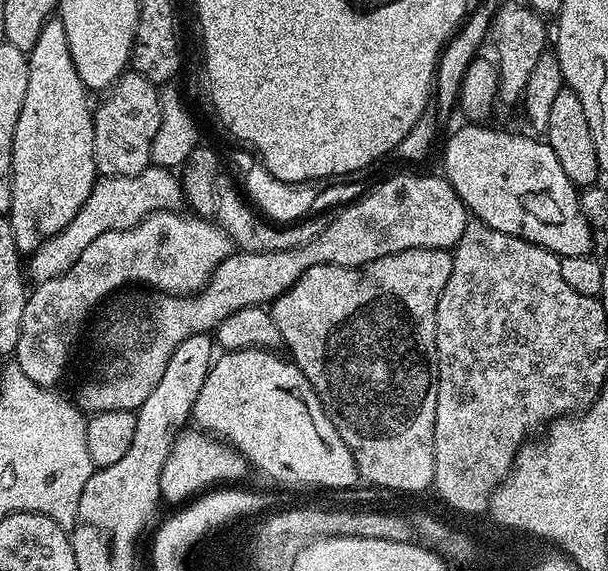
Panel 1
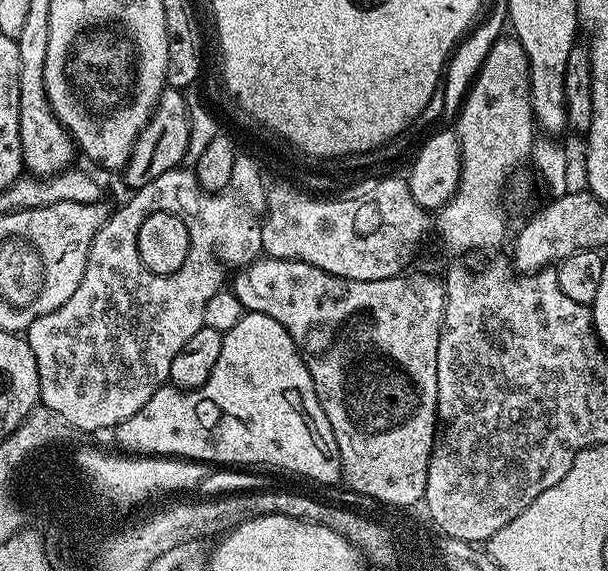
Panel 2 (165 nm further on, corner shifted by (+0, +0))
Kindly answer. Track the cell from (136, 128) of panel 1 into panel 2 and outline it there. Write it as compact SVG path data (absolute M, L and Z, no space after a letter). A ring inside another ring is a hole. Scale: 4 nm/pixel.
M165 87L156 111L153 112L148 125L141 130L130 158L122 169L122 175L129 184L129 189L135 190L146 186L146 182L154 182L158 174L166 174L166 170L181 167L185 163L190 142L191 118L185 93L178 88Z

